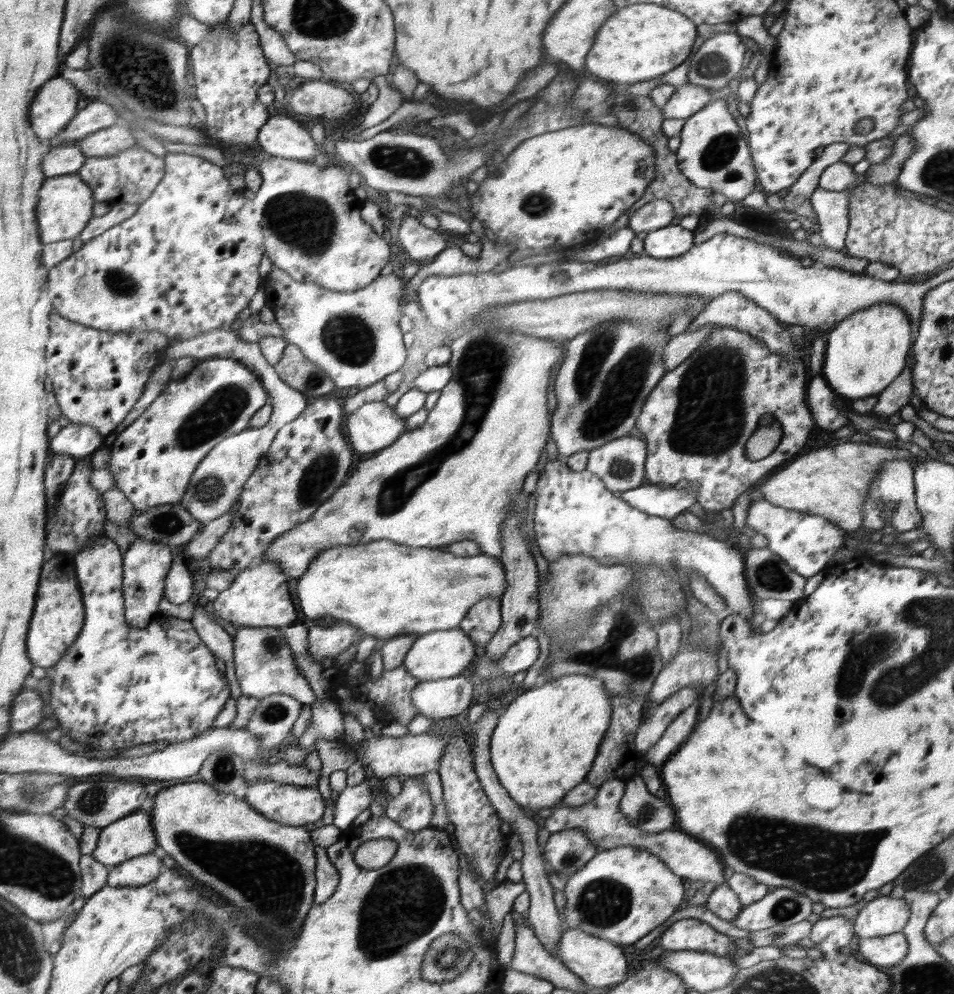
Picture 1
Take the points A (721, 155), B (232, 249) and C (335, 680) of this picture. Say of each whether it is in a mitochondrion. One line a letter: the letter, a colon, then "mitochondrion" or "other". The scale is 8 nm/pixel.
A: mitochondrion
B: other
C: other

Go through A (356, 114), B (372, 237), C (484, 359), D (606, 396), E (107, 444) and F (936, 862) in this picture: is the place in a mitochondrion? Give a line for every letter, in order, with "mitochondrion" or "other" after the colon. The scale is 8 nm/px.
A: other
B: other
C: mitochondrion
D: mitochondrion
E: other
F: mitochondrion

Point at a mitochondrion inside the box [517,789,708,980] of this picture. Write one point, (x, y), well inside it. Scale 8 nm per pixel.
(604, 896)

